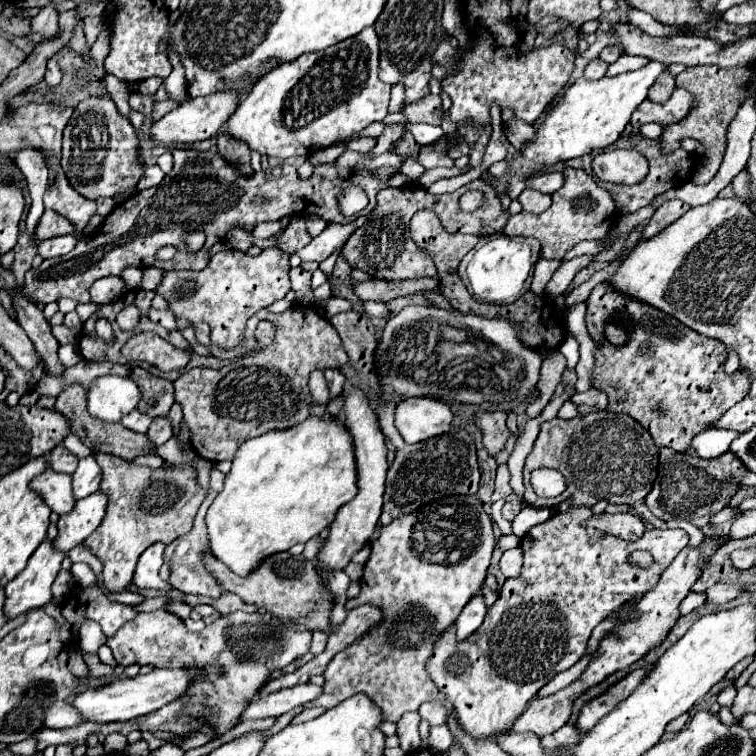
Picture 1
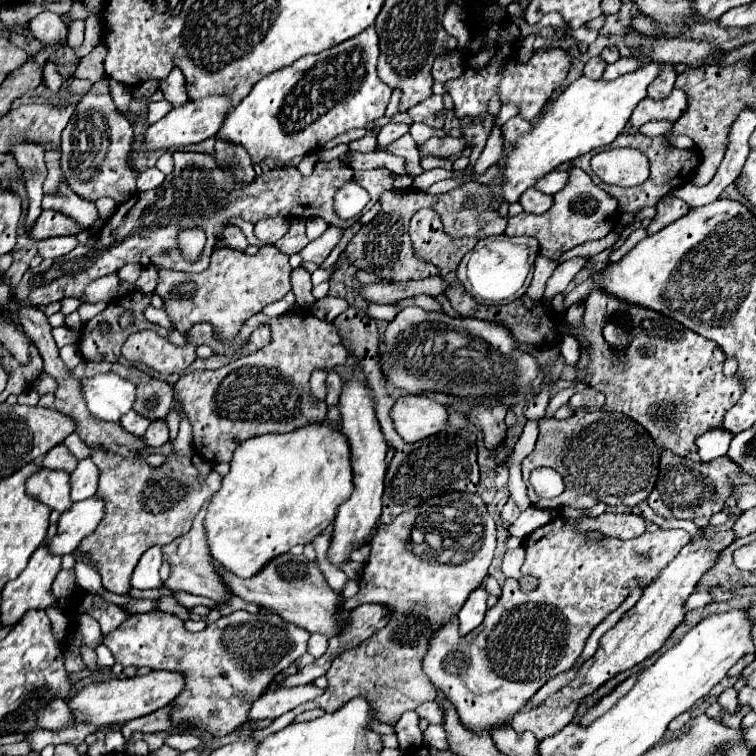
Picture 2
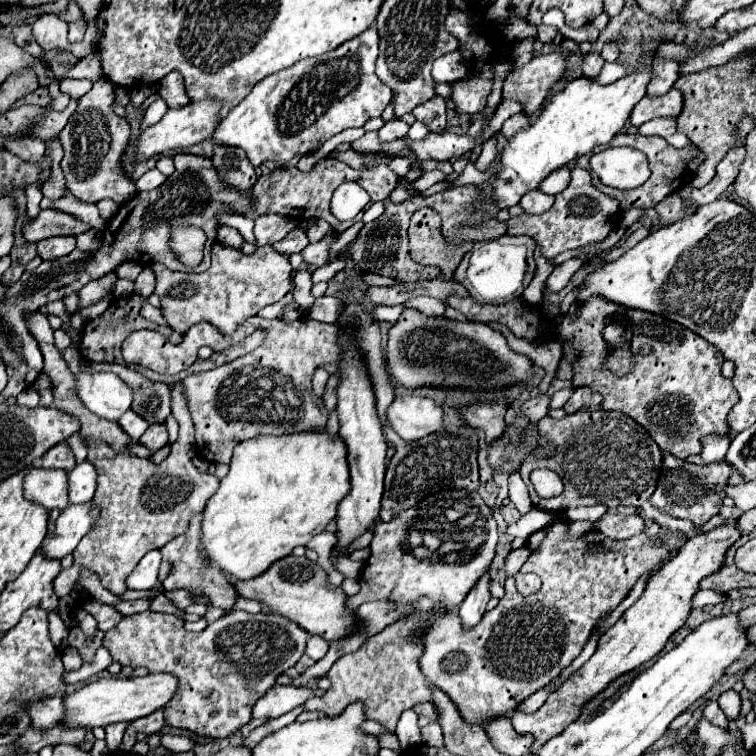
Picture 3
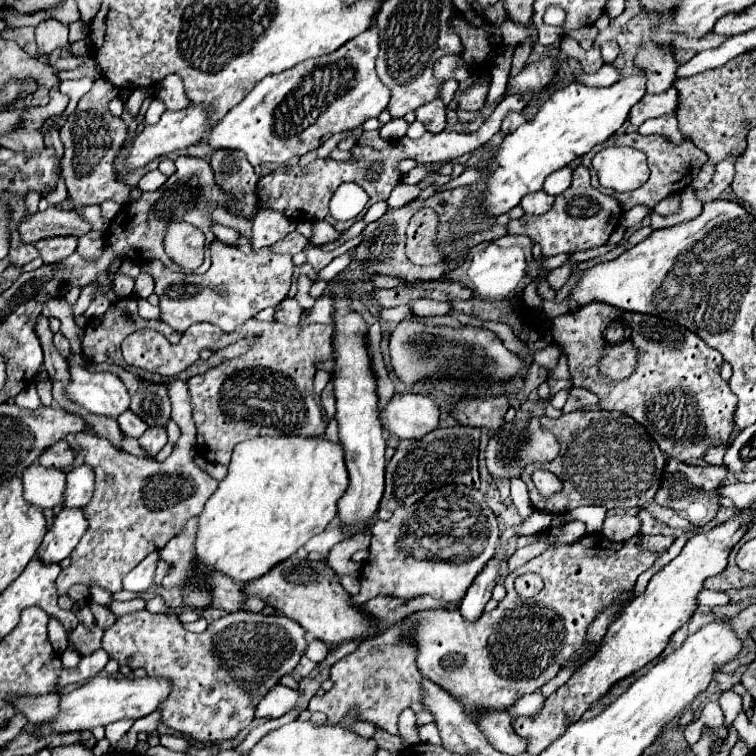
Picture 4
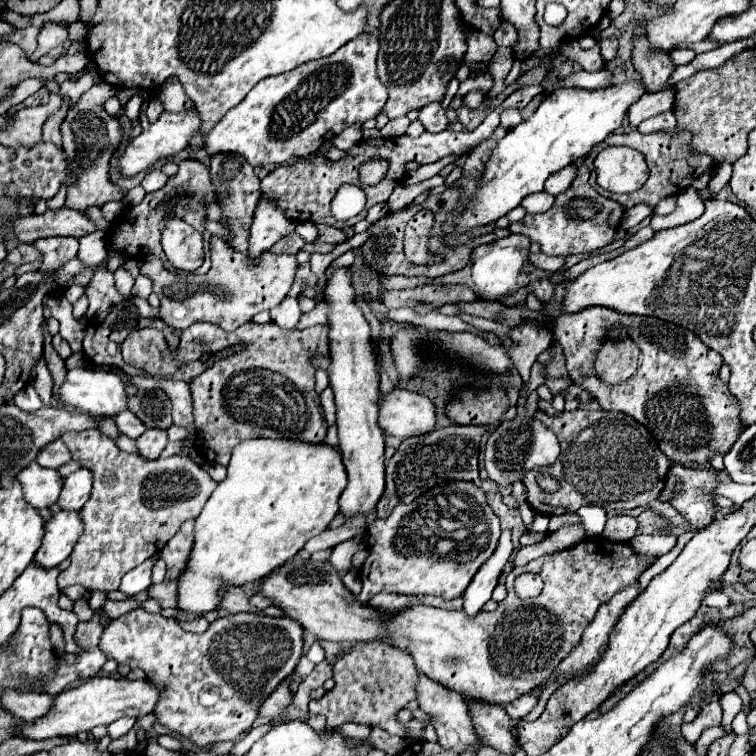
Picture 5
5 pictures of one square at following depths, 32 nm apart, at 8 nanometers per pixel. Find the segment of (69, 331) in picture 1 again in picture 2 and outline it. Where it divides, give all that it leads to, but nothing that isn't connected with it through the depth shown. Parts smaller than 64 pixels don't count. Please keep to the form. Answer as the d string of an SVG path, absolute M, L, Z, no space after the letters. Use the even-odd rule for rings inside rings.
M65 325L52 329L52 334L59 349L69 344L76 344L80 338L80 332L70 329Z

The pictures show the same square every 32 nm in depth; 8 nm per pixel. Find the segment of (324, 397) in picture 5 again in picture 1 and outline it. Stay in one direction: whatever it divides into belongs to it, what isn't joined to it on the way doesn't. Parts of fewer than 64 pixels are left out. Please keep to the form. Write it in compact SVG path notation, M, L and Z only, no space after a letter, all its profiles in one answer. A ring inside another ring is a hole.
M338 369L330 370L330 377L327 377L327 385L330 390L330 398L342 393L342 384L345 383L346 377Z

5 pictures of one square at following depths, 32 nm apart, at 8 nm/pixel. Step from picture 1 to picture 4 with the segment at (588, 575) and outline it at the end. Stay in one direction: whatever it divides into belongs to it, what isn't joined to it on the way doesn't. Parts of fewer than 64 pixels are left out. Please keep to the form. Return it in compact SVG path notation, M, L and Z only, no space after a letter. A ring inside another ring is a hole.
M562 526L550 528L546 532L540 532L536 540L542 540L548 544L548 548L520 566L514 574L506 578L506 598L498 602L498 606L492 612L484 612L478 622L466 624L460 618L460 612L456 610L426 610L426 612L414 612L408 616L408 620L414 620L412 636L418 642L418 668L420 672L444 688L448 694L452 694L466 710L466 714L476 720L482 712L488 710L508 710L516 700L520 700L526 694L532 694L540 690L546 682L550 682L560 668L574 656L582 644L584 636L596 620L596 616L618 602L618 598L626 592L630 592L636 584L636 578L654 566L658 556L664 552L654 552L642 546L644 534L638 534L624 542L612 542L602 534L586 534L580 540L572 544L558 544L556 538L560 536ZM520 572L536 572L542 574L544 588L534 598L520 598L514 590L514 576Z

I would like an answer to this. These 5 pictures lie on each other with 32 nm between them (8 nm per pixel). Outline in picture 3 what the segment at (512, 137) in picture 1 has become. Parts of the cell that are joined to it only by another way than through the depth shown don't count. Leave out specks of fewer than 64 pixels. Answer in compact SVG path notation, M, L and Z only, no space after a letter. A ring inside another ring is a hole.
M516 114L516 116L512 116L508 122L504 122L504 126L502 126L502 134L506 136L506 138L510 138L510 136L514 136L520 128L528 128L528 118L524 116L524 114Z

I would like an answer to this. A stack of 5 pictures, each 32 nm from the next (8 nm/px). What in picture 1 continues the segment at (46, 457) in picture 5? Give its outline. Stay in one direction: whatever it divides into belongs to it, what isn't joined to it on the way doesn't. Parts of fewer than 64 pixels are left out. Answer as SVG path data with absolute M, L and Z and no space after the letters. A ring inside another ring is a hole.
M58 444L50 454L48 454L48 464L54 472L62 472L62 474L72 474L76 470L78 458L74 454L70 454L62 444Z

